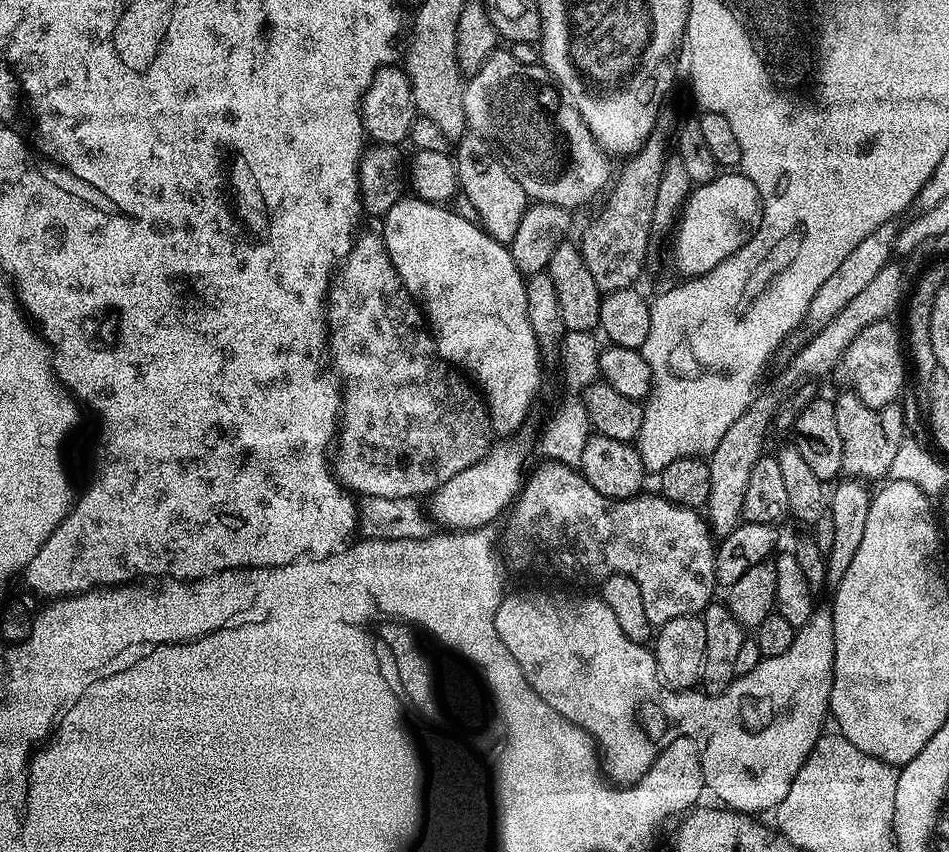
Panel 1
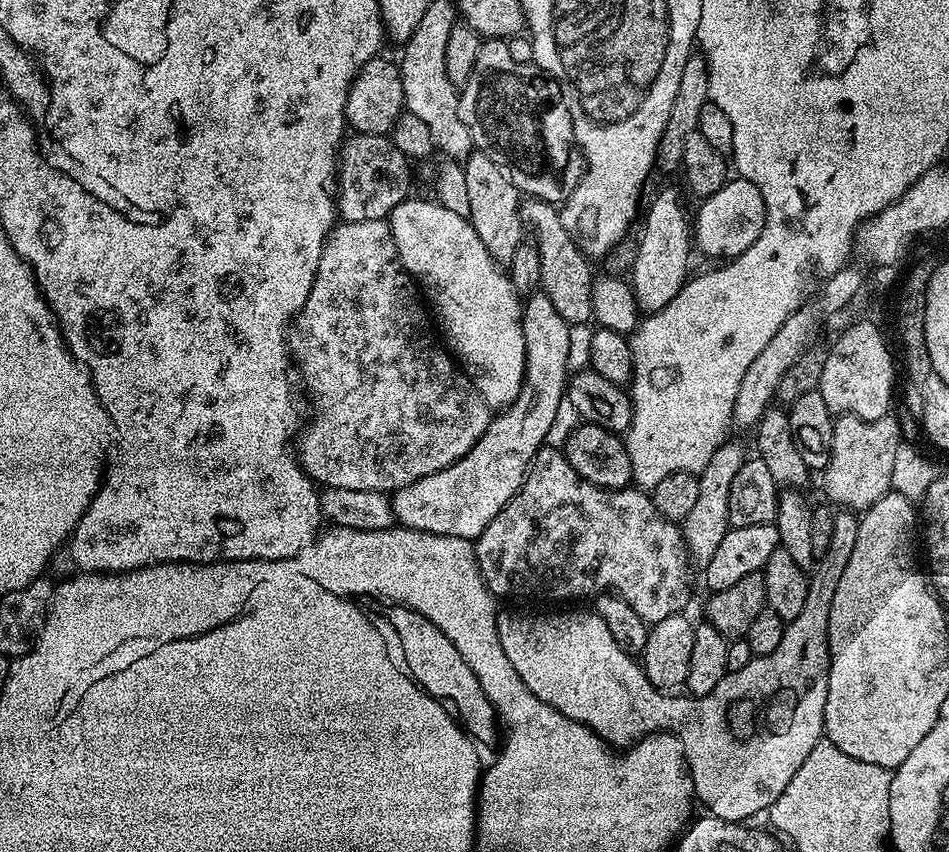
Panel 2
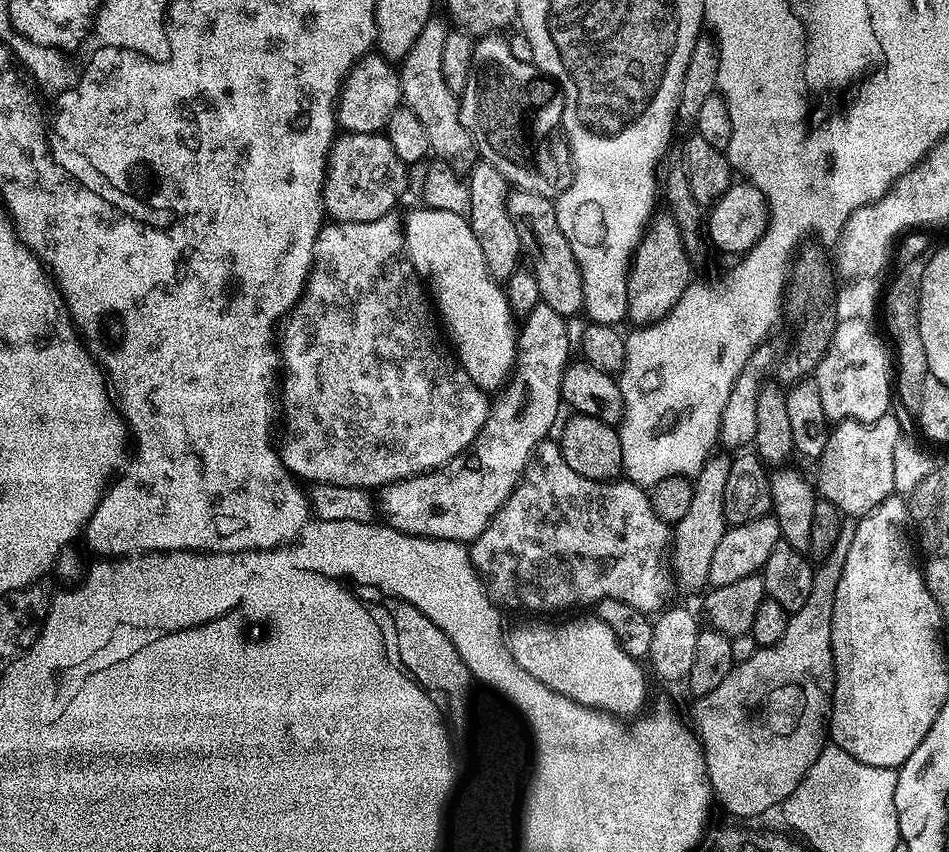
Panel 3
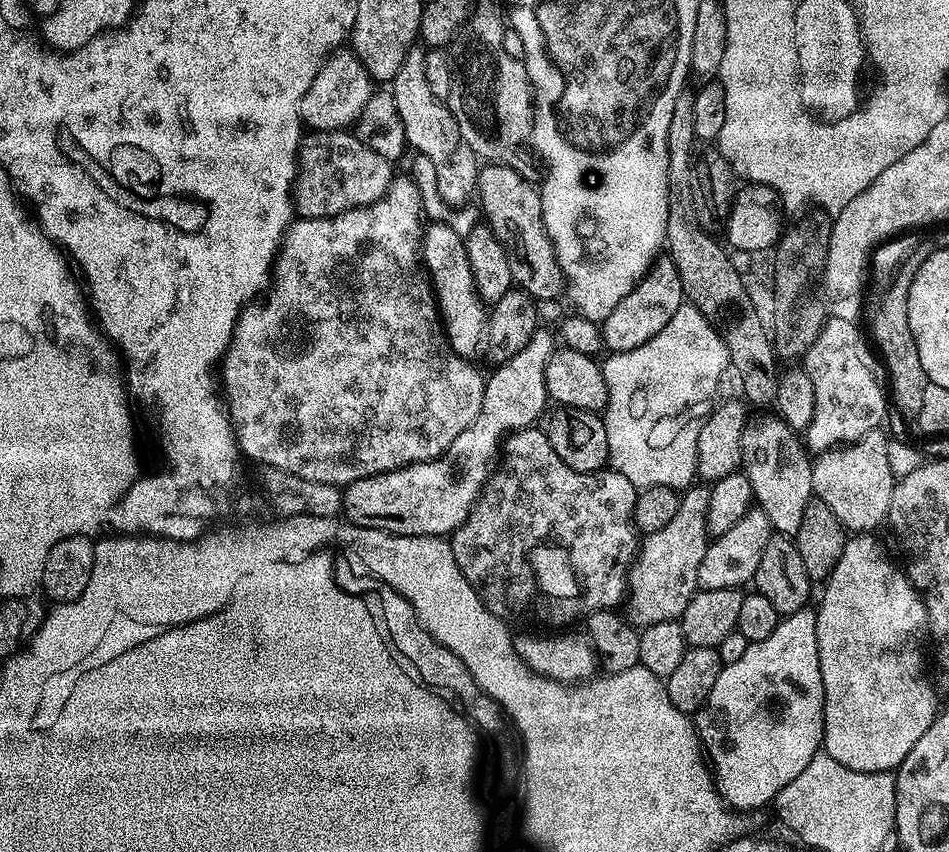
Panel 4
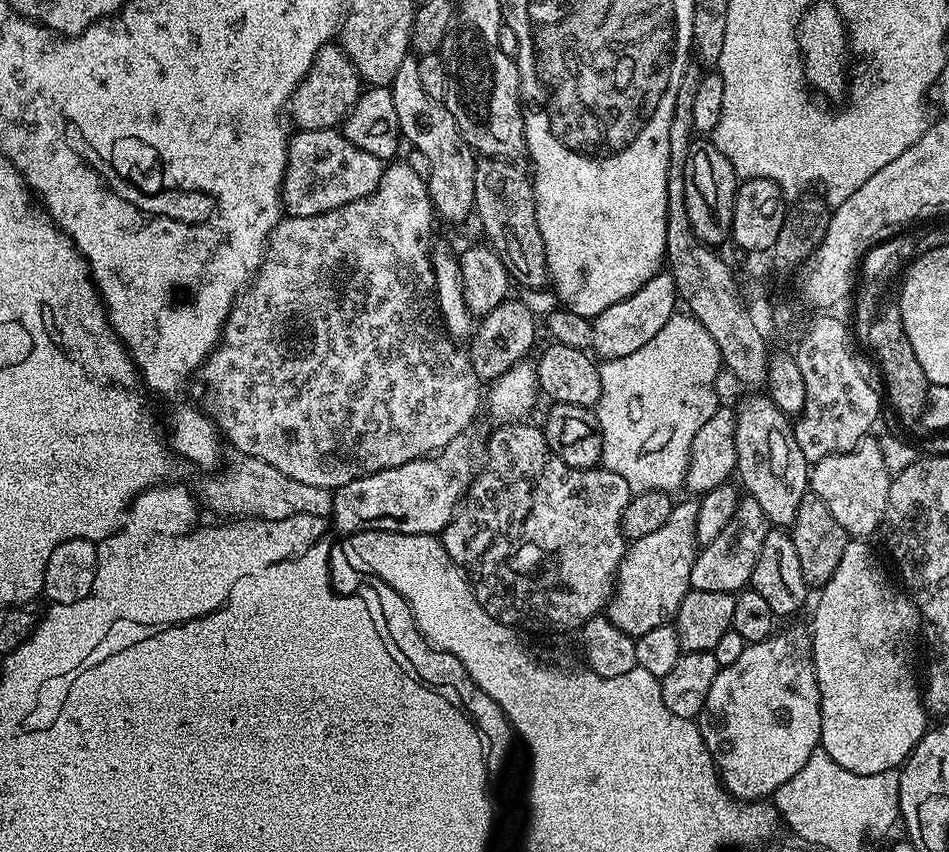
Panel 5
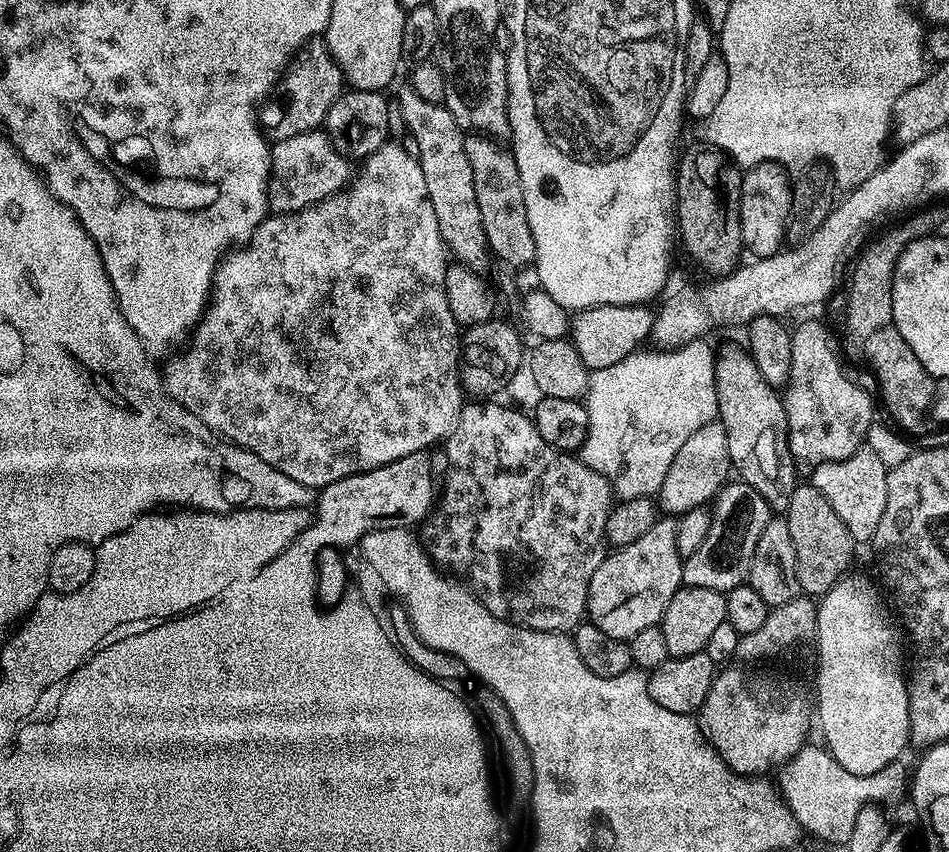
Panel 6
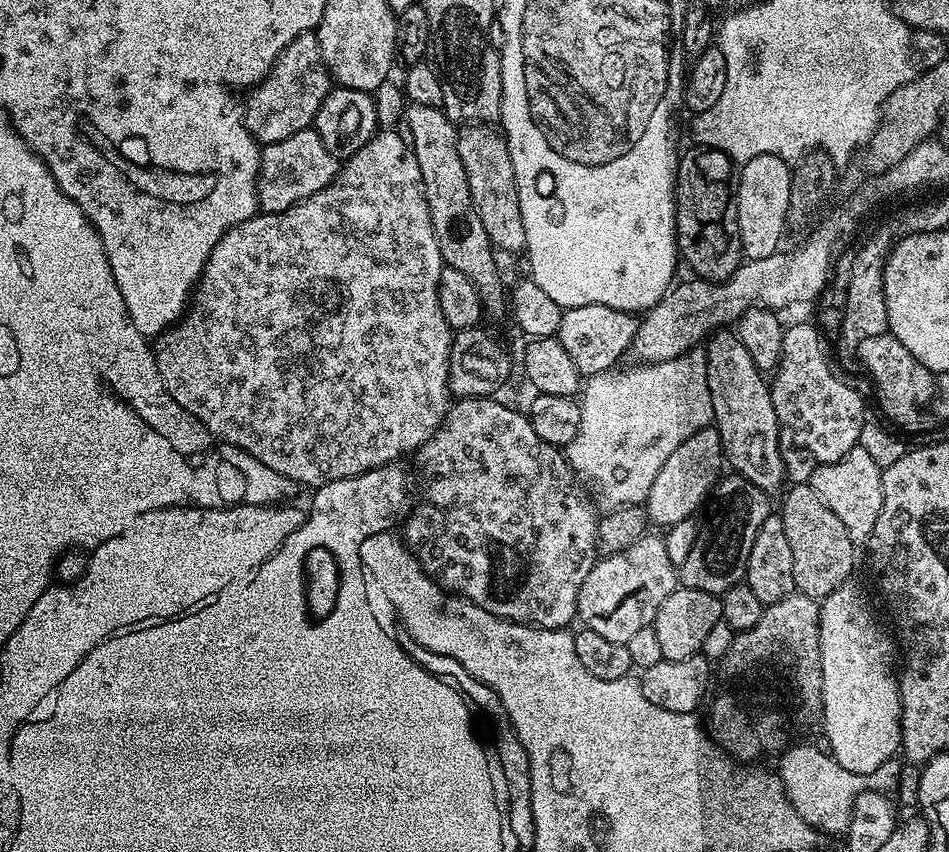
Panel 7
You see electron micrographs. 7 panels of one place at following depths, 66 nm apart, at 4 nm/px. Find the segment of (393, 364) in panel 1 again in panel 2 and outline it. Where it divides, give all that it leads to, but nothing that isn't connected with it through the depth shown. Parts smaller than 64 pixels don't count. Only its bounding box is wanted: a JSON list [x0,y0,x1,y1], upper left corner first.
[290,219,489,494]

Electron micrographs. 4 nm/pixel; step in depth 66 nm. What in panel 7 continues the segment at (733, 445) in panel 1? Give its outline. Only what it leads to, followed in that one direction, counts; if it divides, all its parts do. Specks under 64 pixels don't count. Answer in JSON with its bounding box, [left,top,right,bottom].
[576,534,678,645]

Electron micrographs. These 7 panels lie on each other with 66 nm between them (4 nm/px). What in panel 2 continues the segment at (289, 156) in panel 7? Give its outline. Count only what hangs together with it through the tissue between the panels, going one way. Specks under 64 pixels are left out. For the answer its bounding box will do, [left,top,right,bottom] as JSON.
[336,133,409,223]

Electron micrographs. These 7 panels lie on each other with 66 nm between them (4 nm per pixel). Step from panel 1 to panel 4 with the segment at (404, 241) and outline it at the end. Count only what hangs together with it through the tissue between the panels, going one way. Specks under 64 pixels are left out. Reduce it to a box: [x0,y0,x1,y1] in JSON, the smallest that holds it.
[422,223,489,358]

